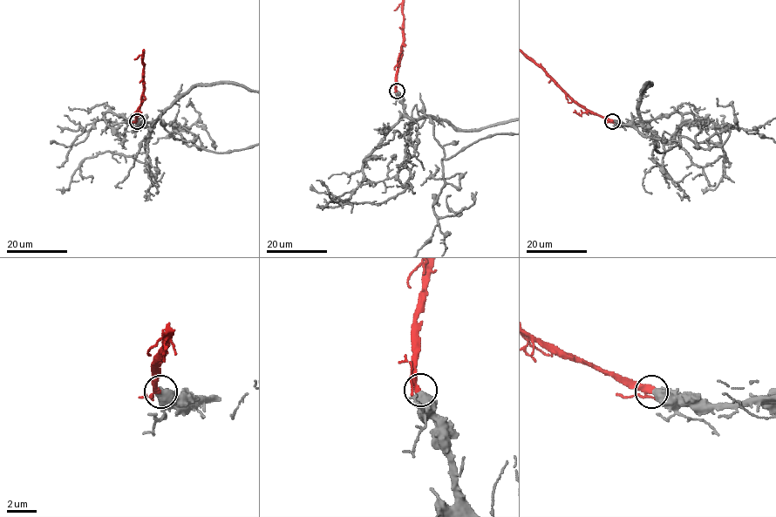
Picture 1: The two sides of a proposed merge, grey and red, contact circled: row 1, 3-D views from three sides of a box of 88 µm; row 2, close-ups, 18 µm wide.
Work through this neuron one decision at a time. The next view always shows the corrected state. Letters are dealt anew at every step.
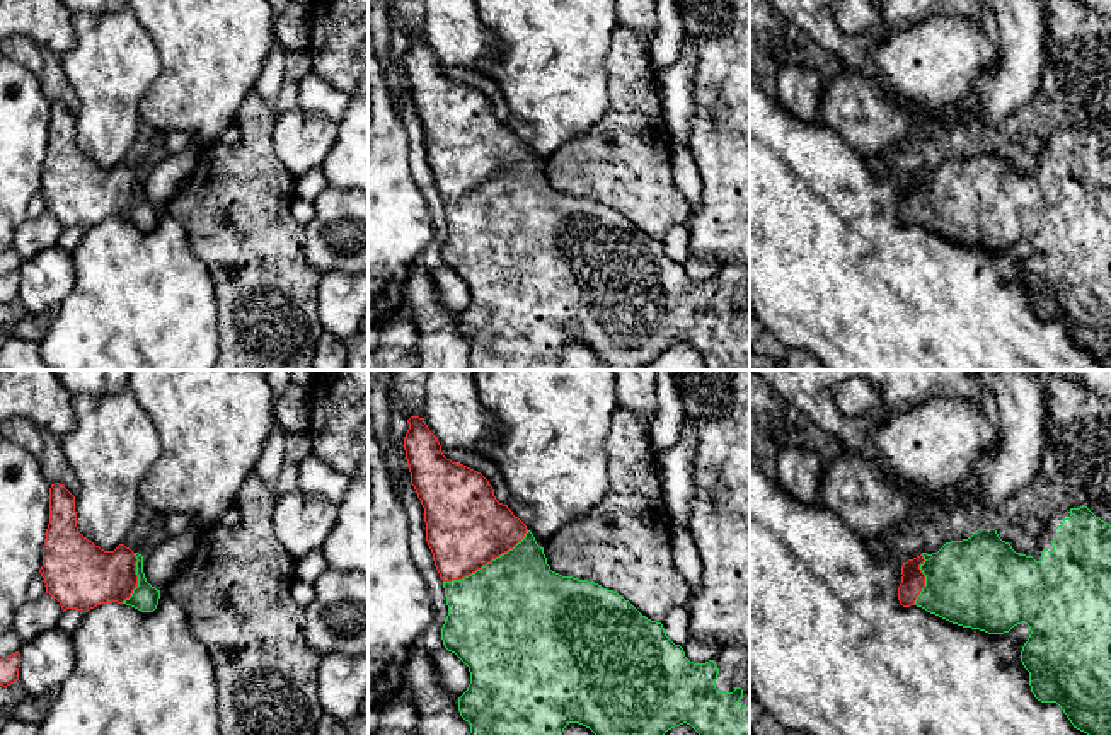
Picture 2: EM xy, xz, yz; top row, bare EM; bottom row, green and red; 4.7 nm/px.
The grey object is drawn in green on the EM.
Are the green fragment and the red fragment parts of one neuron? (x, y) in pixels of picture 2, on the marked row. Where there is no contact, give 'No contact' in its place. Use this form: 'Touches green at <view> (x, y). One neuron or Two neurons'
Touches green at xz (488, 563). One neuron

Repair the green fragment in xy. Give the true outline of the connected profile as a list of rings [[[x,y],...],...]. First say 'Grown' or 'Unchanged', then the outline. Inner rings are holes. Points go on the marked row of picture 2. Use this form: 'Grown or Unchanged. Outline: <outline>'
Grown. Outline: [[[60,483],[49,488],[49,524],[39,573],[44,578],[46,593],[56,599],[63,611],[89,612],[101,604],[118,602],[141,612],[153,612],[160,599],[160,590],[145,578],[141,554],[133,553],[124,544],[114,551],[104,551],[78,532],[75,496]]]

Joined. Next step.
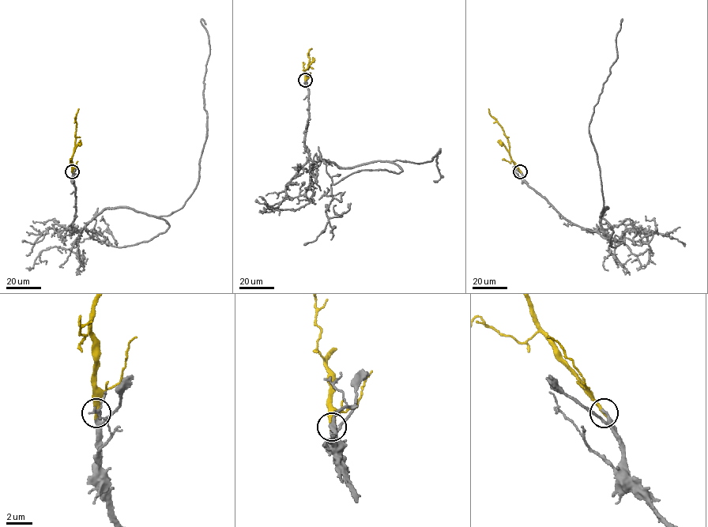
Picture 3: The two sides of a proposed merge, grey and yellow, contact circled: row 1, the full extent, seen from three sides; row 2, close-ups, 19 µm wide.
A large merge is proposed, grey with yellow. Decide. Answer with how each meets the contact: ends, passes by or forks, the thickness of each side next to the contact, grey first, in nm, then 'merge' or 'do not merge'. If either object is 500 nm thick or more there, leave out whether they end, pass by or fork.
grey ends | yellow ends | 280/320 nm | merge

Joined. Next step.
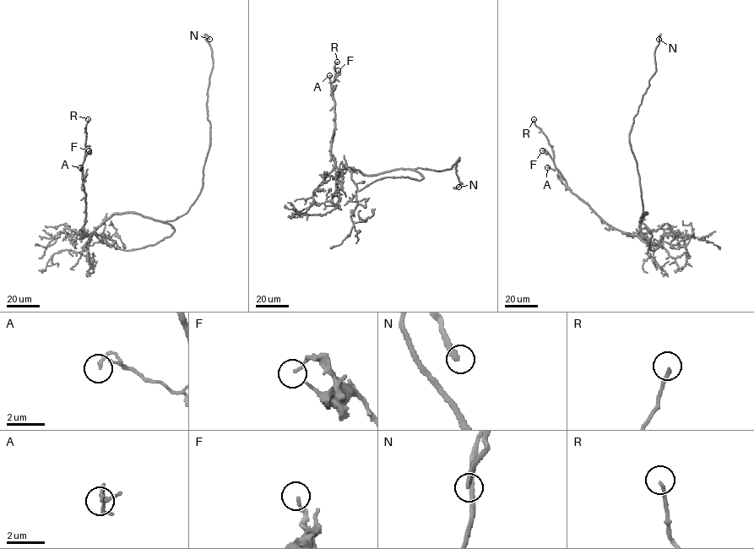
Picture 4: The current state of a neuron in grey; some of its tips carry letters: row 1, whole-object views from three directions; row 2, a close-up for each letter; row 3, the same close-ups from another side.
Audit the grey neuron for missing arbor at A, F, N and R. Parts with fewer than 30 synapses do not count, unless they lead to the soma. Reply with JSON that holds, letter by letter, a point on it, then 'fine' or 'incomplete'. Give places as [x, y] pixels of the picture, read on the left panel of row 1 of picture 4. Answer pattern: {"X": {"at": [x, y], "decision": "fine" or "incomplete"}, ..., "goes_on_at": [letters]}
{"A": {"at": [80, 167], "decision": "fine"}, "F": {"at": [89, 150], "decision": "fine"}, "N": {"at": [209, 39], "decision": "incomplete"}, "R": {"at": [88, 119], "decision": "fine"}, "goes_on_at": ["N"]}

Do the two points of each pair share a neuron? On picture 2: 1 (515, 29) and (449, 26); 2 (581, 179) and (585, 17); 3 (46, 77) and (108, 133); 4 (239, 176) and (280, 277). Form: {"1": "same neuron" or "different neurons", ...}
{"1": "different neurons", "2": "different neurons", "3": "different neurons", "4": "same neuron"}

